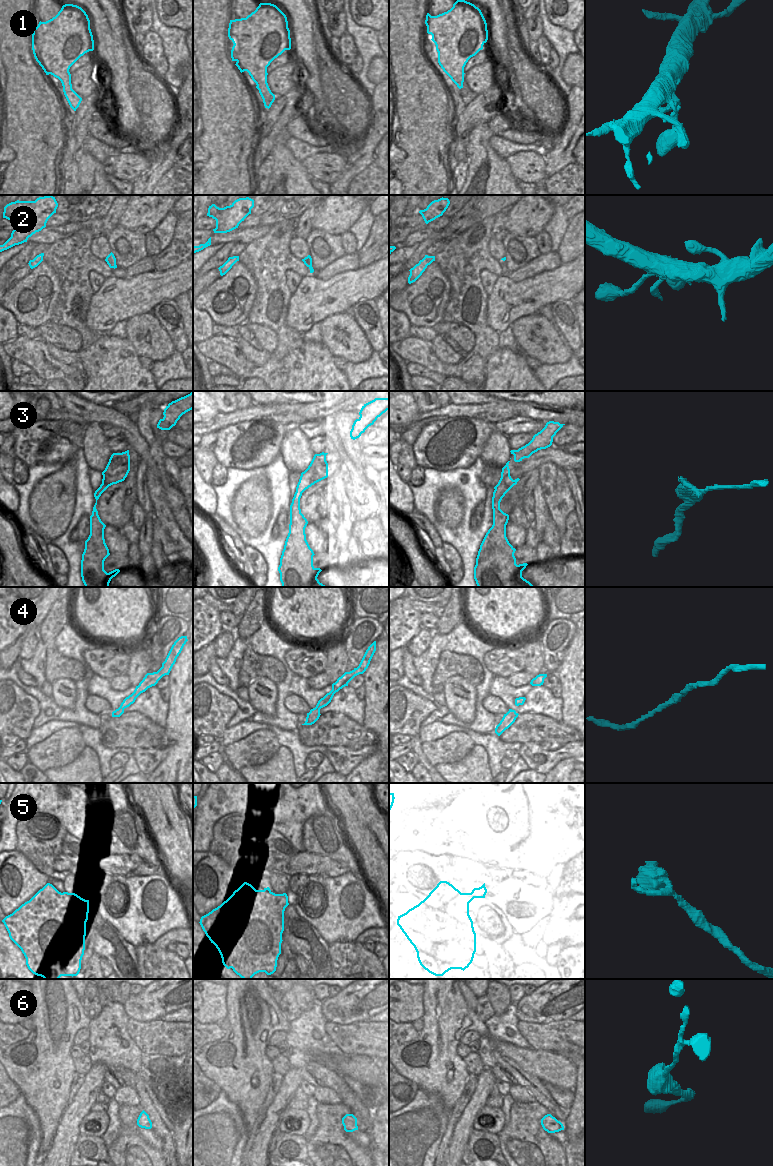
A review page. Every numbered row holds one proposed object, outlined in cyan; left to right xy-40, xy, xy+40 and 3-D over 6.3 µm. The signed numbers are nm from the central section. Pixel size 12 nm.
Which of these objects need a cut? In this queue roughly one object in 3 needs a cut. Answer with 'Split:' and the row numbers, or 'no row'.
Split: 1, 3.

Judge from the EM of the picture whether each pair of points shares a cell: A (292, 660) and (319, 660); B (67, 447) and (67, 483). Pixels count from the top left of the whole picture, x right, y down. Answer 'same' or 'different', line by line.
A: same
B: different

